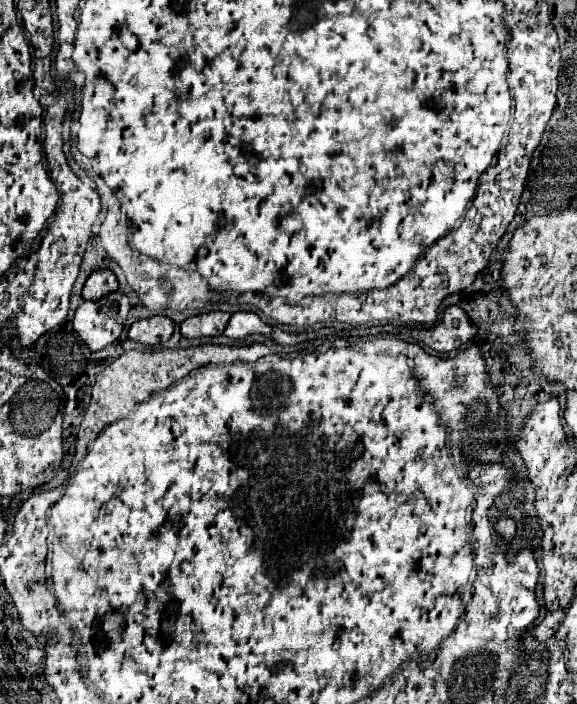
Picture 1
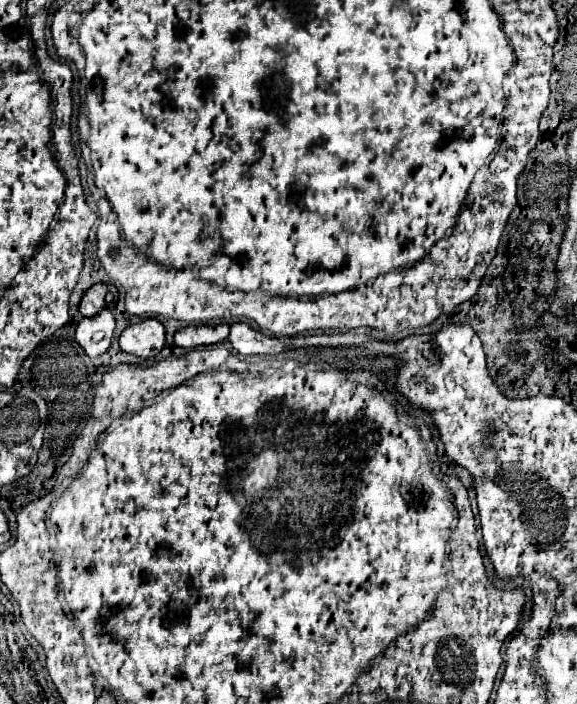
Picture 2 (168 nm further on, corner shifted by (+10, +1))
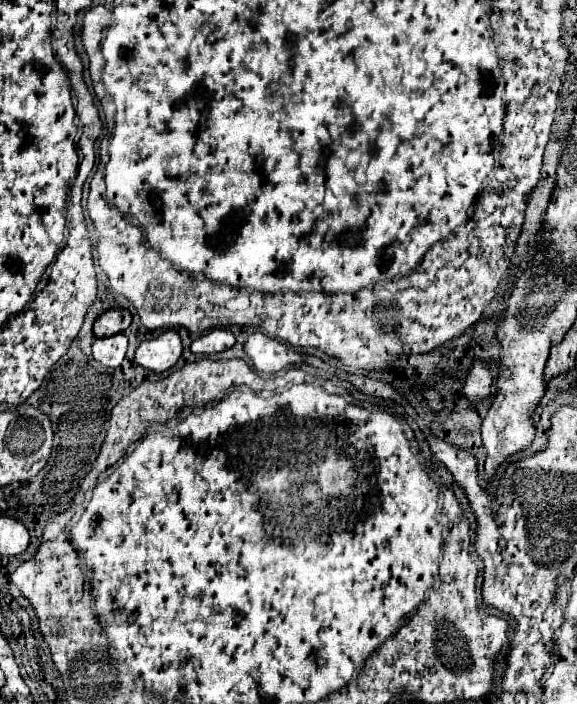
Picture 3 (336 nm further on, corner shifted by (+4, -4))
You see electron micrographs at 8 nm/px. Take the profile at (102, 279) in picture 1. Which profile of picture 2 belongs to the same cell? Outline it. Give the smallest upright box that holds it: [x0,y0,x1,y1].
[79,283,111,317]

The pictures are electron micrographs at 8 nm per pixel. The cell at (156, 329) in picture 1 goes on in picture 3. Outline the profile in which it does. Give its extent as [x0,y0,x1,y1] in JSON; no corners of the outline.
[135,330,183,372]

